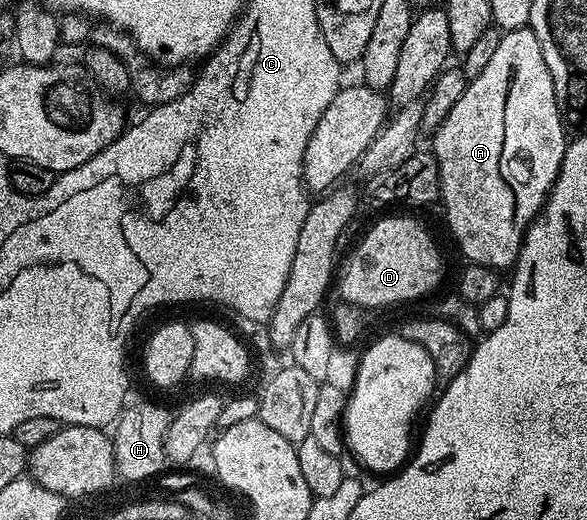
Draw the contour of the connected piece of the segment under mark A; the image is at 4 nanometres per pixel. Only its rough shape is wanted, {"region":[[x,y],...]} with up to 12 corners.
{"region":[[528,25],[433,132],[463,260],[513,268],[568,131]]}

